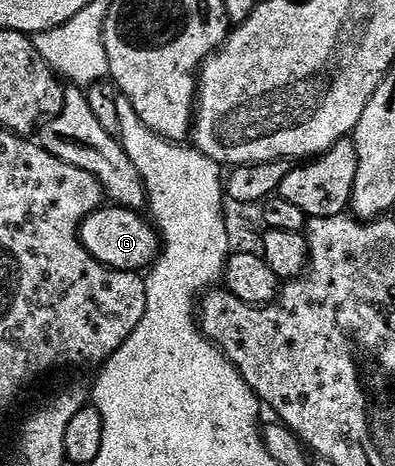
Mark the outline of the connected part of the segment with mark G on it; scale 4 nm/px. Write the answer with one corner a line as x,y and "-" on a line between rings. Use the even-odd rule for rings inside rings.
102,206
81,224
81,245
98,263
114,268
116,272
144,273
159,255
159,233
156,227
142,216
131,208

